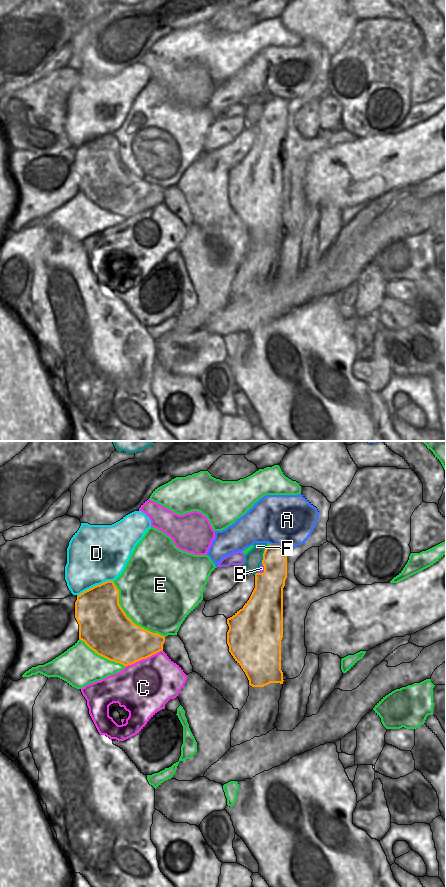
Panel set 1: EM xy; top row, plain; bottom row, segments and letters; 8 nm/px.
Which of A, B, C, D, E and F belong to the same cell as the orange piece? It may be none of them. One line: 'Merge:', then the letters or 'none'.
Merge: none

